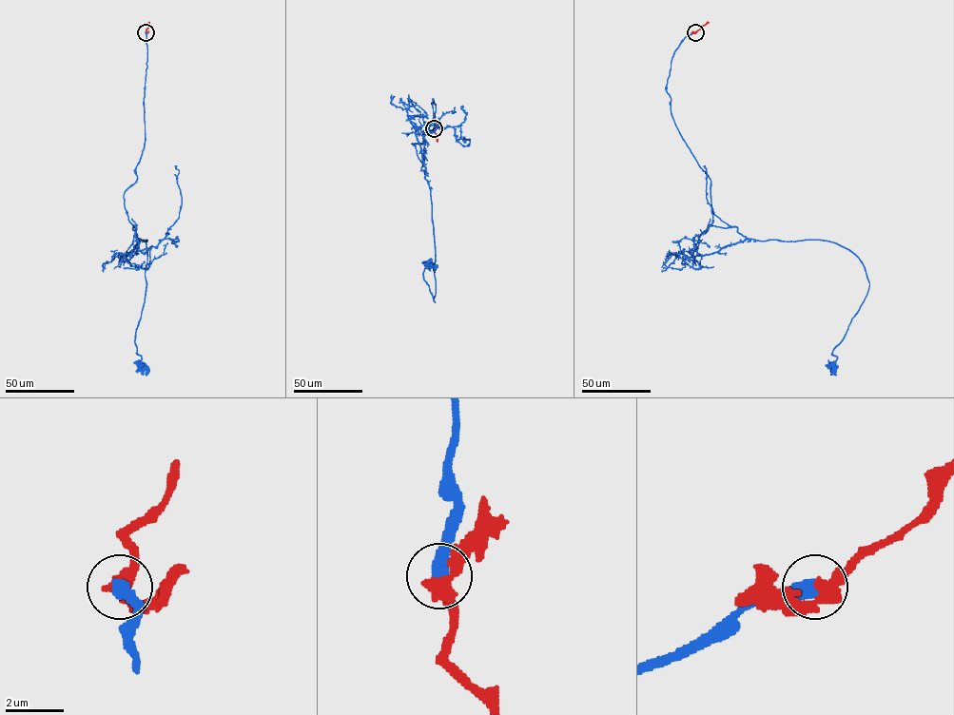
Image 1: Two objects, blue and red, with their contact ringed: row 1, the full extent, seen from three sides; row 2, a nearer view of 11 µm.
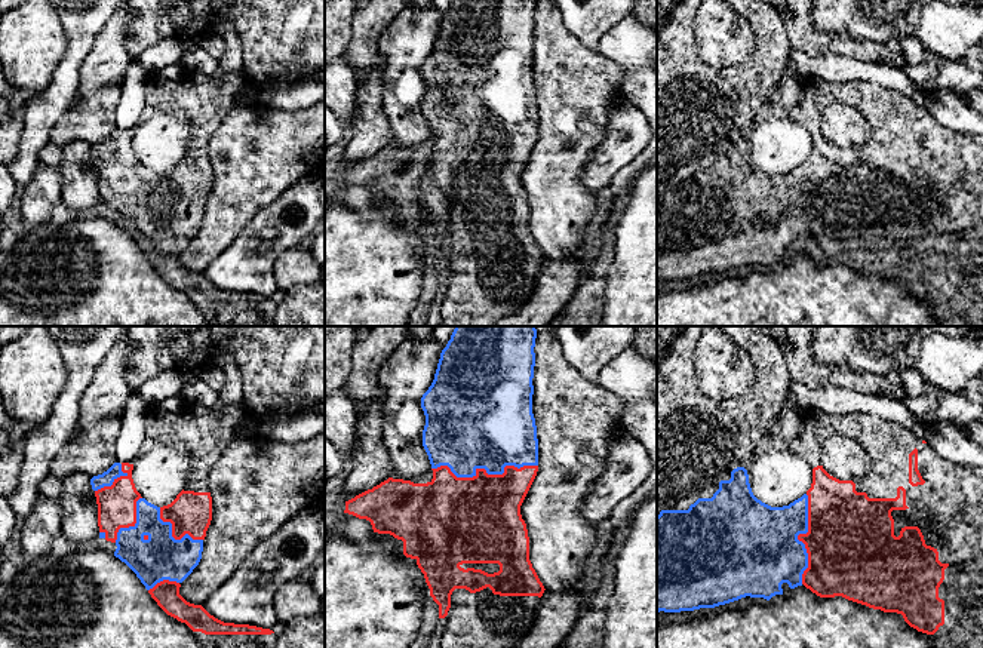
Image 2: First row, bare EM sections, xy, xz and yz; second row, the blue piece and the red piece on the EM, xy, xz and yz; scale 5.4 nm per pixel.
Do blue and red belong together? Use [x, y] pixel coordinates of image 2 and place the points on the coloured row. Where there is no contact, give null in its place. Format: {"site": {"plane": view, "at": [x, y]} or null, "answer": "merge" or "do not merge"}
{"site": {"plane": "xz", "at": [485, 469]}, "answer": "merge"}

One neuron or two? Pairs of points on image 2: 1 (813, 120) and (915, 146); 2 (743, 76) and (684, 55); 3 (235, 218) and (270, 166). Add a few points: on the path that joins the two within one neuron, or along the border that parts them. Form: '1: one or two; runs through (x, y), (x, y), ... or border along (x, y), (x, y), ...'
1: one; runs through (828, 150), (833, 156), (885, 156)
2: one; runs through (728, 80), (707, 79), (699, 70)
3: one; runs through (240, 205), (240, 196), (257, 180)

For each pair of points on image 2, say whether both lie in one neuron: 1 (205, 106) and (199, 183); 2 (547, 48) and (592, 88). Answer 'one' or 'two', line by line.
1: one
2: one

